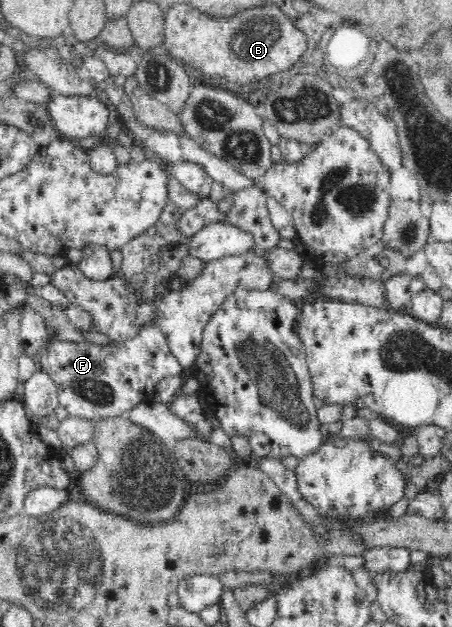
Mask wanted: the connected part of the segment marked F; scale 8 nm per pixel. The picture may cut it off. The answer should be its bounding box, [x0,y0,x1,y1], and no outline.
[36,324,185,421]

